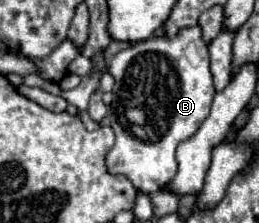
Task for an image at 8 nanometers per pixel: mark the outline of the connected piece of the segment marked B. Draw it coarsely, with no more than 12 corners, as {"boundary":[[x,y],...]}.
{"boundary":[[202,29],[112,59],[110,173],[154,193],[216,93]]}

